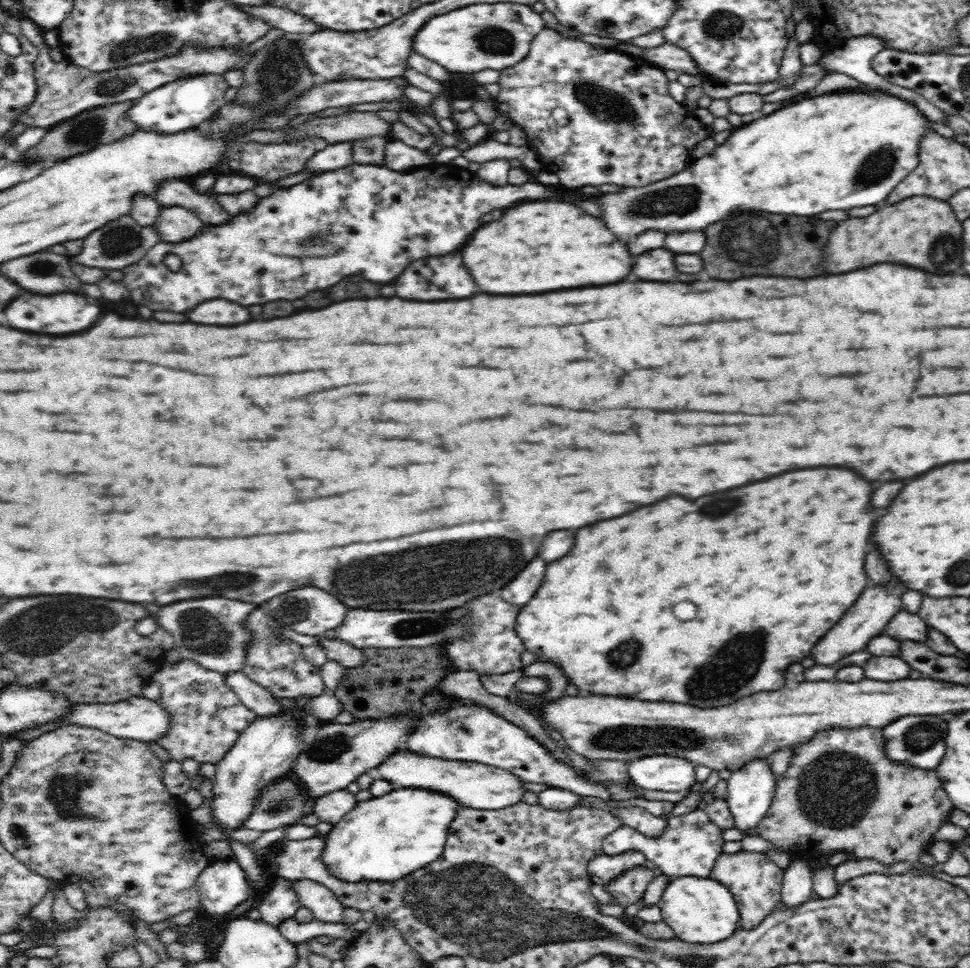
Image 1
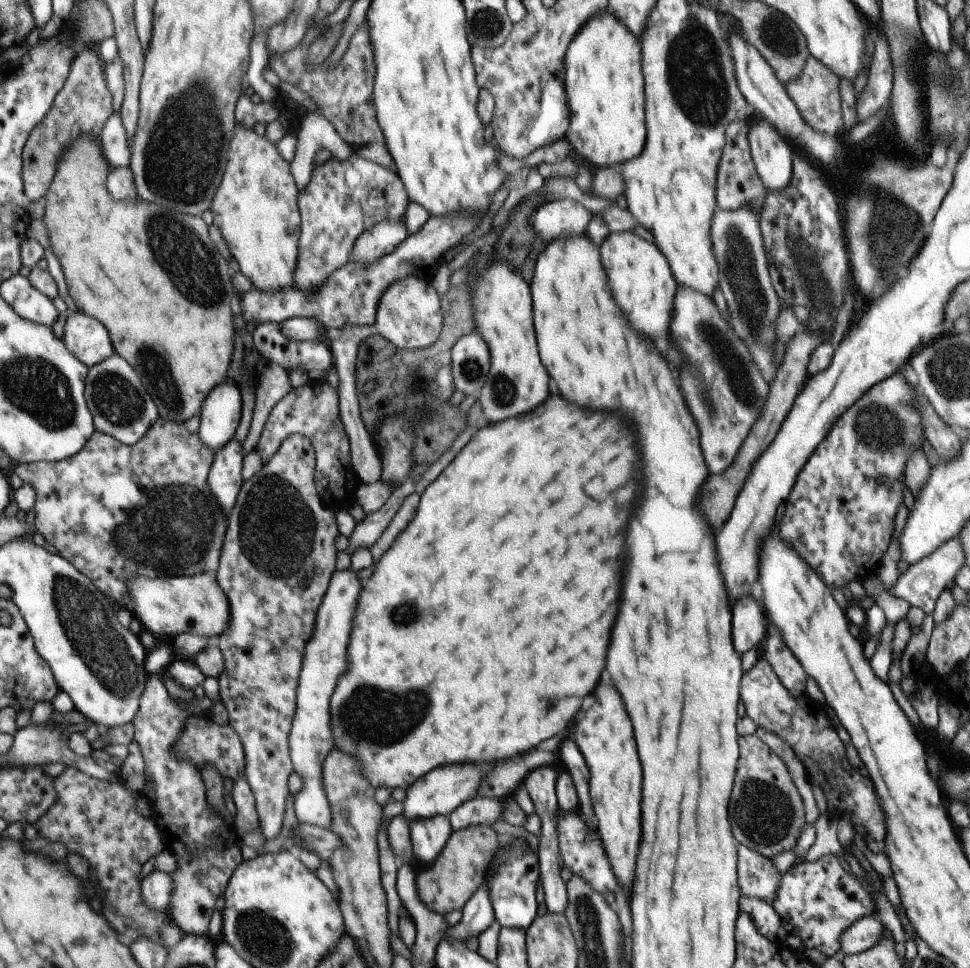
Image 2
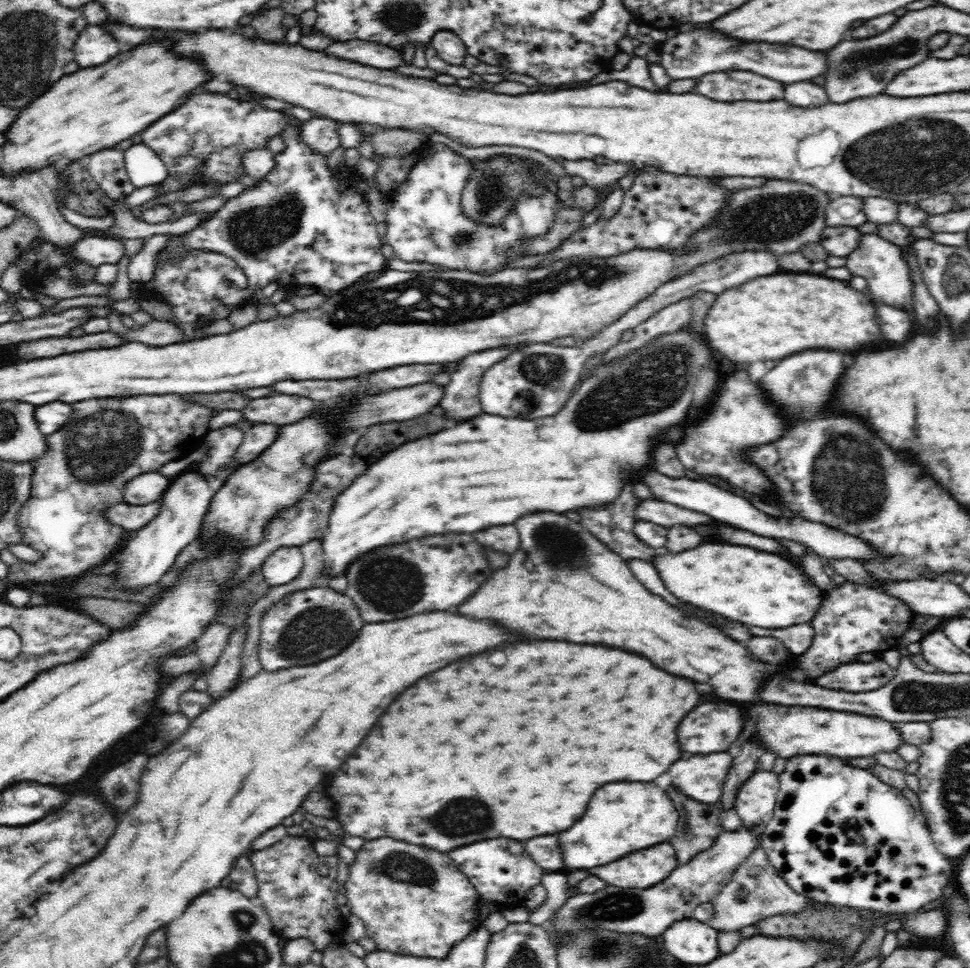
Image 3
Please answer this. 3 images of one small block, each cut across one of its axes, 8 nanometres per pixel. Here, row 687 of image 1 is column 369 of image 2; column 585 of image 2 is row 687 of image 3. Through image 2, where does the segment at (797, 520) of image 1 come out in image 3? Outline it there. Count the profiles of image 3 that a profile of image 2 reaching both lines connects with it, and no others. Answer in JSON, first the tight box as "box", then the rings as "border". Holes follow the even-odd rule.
{"box":[326,642,700,854],"border":[[[536,642],[536,644],[518,644],[512,648],[502,648],[498,652],[486,652],[466,660],[458,660],[408,688],[396,702],[388,706],[384,716],[376,722],[376,728],[368,732],[362,744],[332,776],[330,788],[326,794],[338,804],[333,818],[338,820],[342,829],[369,841],[377,838],[392,837],[394,840],[415,844],[436,852],[448,854],[466,844],[492,838],[512,838],[512,840],[530,840],[536,836],[556,834],[572,828],[580,816],[584,816],[586,806],[594,792],[610,782],[650,782],[656,776],[670,770],[668,764],[680,760],[680,750],[676,742],[676,726],[700,702],[696,686],[684,678],[670,676],[654,668],[646,658],[634,656],[620,650],[610,650],[602,646],[578,646],[568,642]]]}

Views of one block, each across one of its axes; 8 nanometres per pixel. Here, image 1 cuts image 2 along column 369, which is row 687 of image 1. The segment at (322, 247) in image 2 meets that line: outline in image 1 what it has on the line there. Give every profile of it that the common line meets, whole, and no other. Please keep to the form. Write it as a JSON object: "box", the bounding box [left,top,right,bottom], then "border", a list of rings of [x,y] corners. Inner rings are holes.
{"box":[150,661,257,764],"border":[[[196,661],[164,662],[150,678],[160,684],[162,694],[158,702],[173,717],[172,727],[158,744],[169,750],[174,761],[193,758],[199,763],[218,764],[236,744],[240,734],[257,718],[227,687],[221,672],[206,669]]]}

